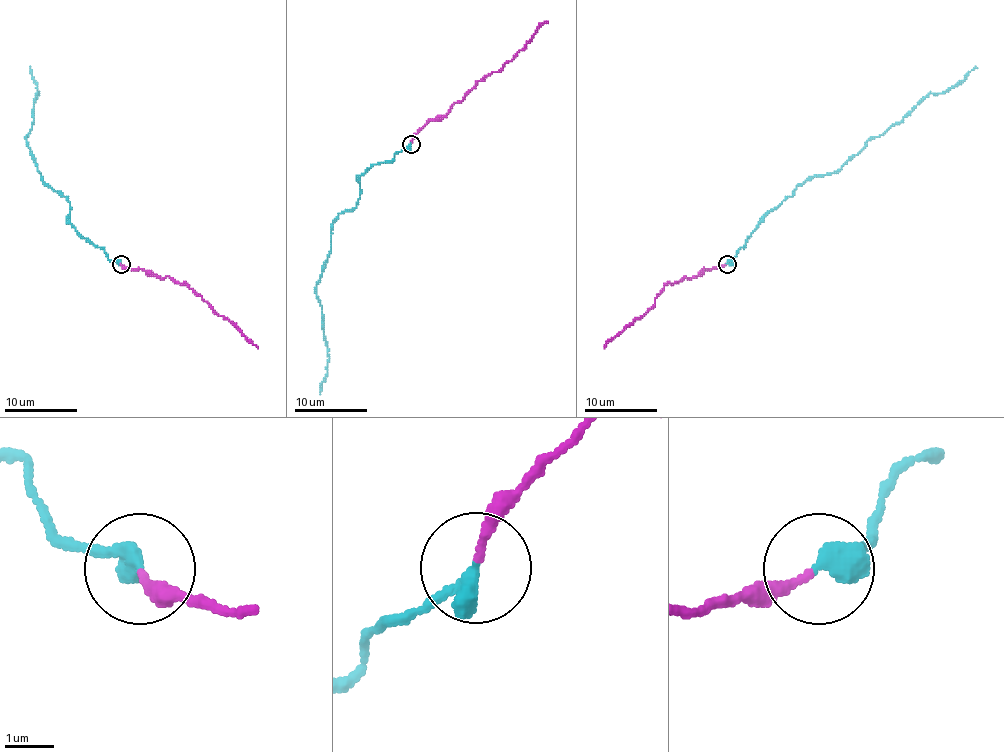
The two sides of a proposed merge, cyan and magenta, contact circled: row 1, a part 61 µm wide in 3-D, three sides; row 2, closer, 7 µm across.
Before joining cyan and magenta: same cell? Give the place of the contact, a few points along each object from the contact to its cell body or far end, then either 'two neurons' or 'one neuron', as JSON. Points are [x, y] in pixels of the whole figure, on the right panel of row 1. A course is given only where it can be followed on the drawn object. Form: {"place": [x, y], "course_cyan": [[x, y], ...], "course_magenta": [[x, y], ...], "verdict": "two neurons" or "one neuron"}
{"place": [727, 264], "course_cyan": [[727, 263], [760, 222], [794, 189], [807, 180], [836, 173], [930, 93], [944, 93], [977, 68]], "course_magenta": [[725, 263], [691, 278], [686, 276], [667, 283], [646, 314], [637, 317], [604, 348]], "verdict": "one neuron"}

